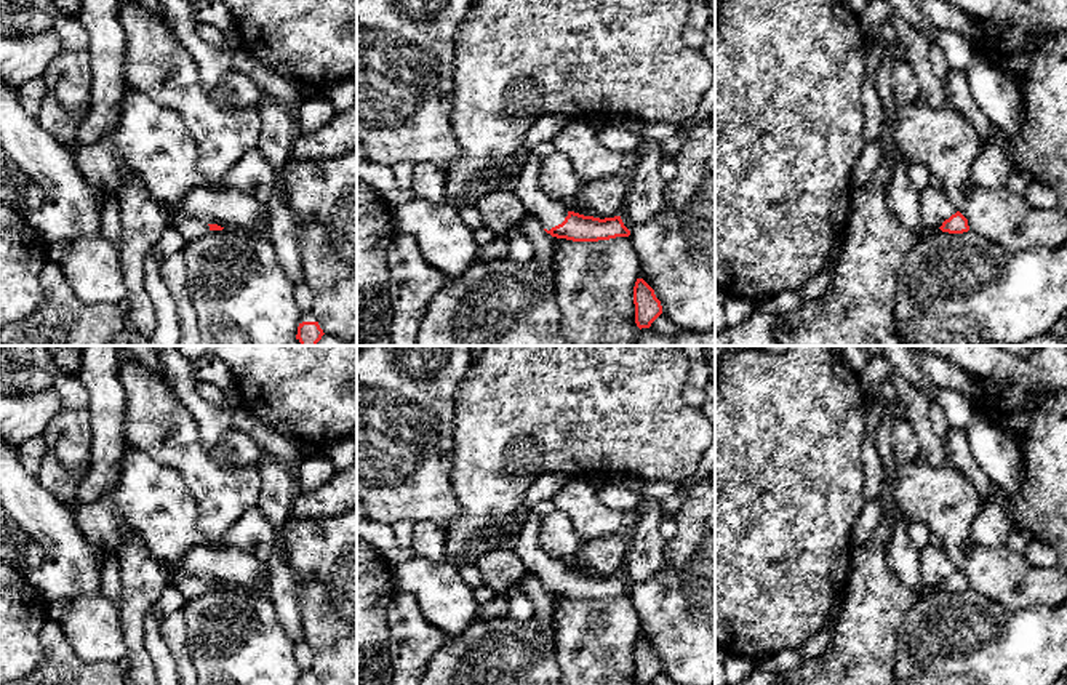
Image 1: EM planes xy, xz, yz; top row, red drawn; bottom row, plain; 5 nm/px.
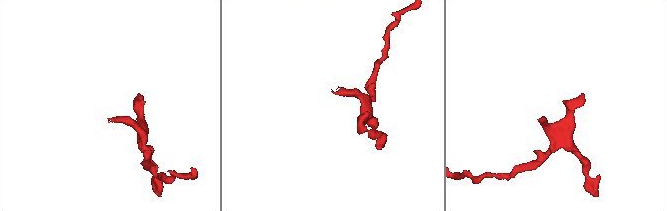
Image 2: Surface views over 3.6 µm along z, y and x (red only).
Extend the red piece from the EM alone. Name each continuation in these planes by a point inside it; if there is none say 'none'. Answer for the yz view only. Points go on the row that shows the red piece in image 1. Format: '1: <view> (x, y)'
none

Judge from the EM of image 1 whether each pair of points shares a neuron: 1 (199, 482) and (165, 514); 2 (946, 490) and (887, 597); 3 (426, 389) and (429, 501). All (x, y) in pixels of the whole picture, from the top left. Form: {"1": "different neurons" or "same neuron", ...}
{"1": "different neurons", "2": "different neurons", "3": "same neuron"}

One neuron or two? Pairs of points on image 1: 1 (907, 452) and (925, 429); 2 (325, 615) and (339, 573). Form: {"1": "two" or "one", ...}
{"1": "two", "2": "one"}

